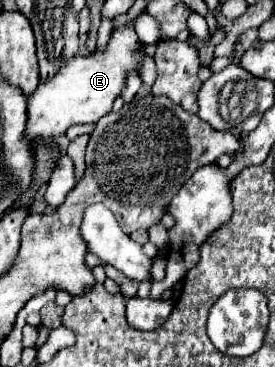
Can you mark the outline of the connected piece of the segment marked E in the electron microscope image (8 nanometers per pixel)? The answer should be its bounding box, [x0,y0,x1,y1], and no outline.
[26,21,144,141]

